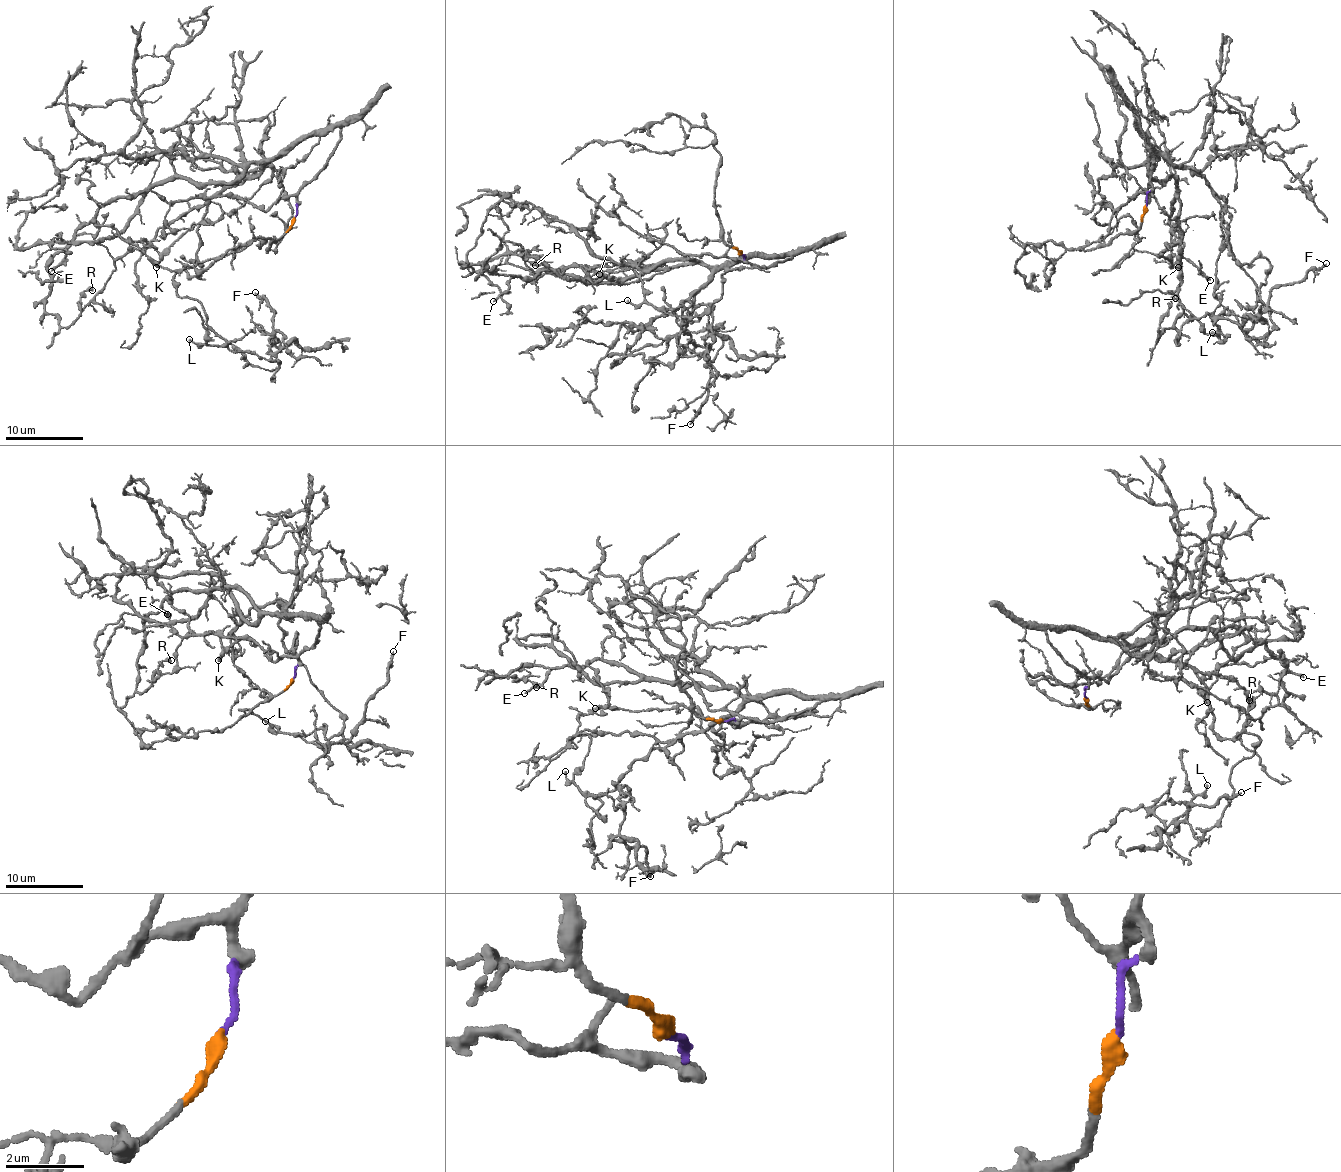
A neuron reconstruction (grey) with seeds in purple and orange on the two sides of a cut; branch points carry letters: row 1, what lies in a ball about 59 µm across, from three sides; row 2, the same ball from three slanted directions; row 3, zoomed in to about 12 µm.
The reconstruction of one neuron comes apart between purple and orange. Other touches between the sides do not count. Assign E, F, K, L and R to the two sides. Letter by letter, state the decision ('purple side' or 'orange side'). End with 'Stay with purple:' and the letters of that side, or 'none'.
E: purple side
F: purple side
K: purple side
L: purple side
R: purple side
Stay with purple: E, F, K, L, R

